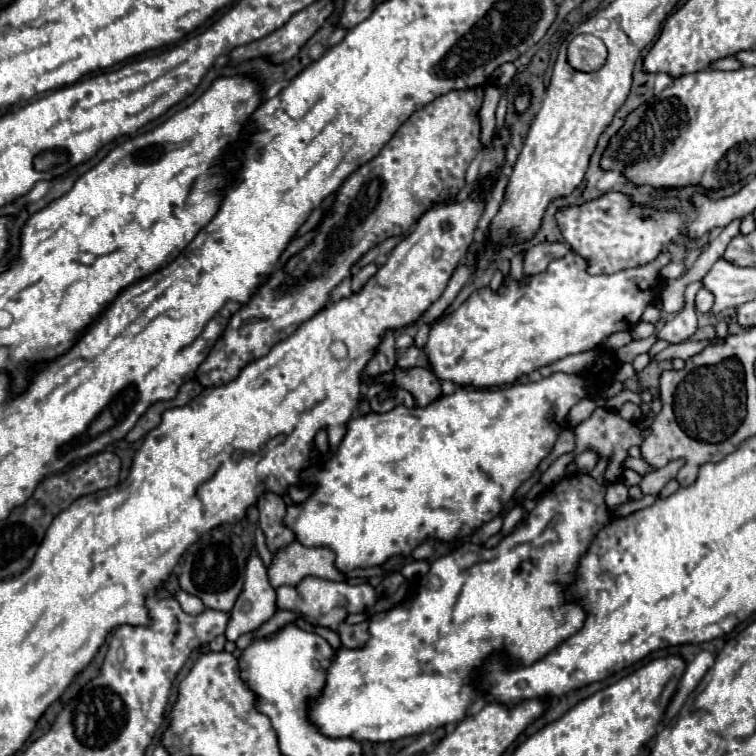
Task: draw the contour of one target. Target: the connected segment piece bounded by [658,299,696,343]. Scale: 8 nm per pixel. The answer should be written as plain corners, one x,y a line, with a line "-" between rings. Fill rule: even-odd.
686,299
684,309
658,331
658,337
668,343
682,343
694,331
696,331
696,309
694,309
694,303

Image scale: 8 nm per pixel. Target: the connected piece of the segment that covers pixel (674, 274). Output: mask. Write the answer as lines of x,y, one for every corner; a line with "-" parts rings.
672,261
668,267
662,269
664,279
678,279
686,271
686,265
682,261

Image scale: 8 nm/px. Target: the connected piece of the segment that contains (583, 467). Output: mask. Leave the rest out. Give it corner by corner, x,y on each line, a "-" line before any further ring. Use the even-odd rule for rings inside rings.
586,451
586,453
582,453
582,455
578,455
574,459
574,463
576,463
576,467
578,467
580,473
590,473
594,469
596,461
598,461
598,455
592,453
592,451

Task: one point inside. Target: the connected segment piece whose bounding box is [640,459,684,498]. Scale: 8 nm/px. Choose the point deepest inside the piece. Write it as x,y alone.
653,483

